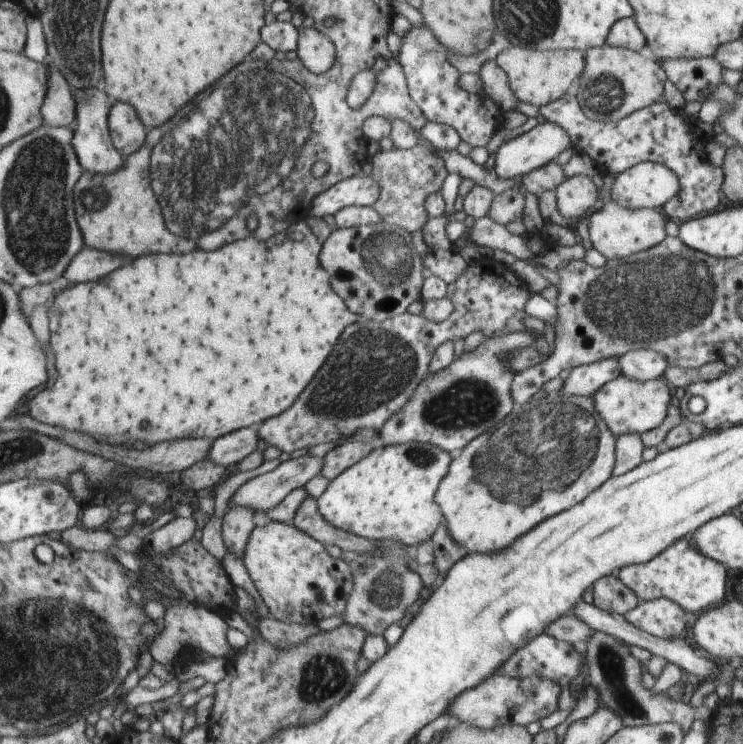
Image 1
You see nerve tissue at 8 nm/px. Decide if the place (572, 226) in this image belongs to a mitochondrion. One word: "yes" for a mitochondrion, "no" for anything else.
no

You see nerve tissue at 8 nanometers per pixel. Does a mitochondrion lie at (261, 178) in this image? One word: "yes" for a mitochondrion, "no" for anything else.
yes

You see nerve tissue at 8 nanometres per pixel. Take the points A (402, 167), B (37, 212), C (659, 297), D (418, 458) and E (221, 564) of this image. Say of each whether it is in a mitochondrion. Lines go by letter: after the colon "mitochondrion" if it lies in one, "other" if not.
A: other
B: mitochondrion
C: mitochondrion
D: mitochondrion
E: other

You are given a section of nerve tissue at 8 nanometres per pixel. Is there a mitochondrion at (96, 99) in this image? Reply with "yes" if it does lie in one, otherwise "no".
no

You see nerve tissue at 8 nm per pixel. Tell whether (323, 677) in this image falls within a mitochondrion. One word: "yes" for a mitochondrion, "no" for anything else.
yes

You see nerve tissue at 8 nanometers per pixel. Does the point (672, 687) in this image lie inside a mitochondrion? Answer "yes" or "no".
no

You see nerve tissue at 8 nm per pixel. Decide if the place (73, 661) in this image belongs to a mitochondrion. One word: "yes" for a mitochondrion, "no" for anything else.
yes

